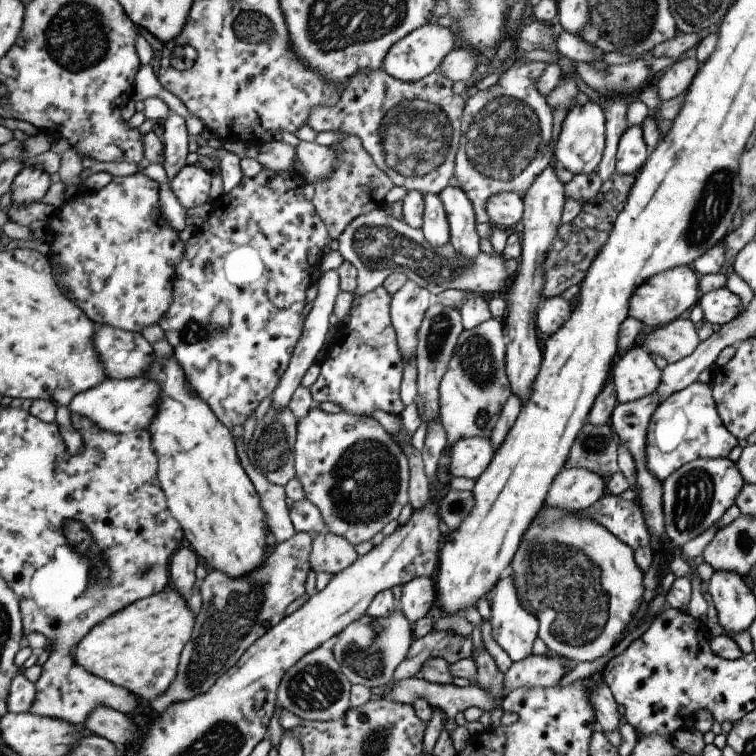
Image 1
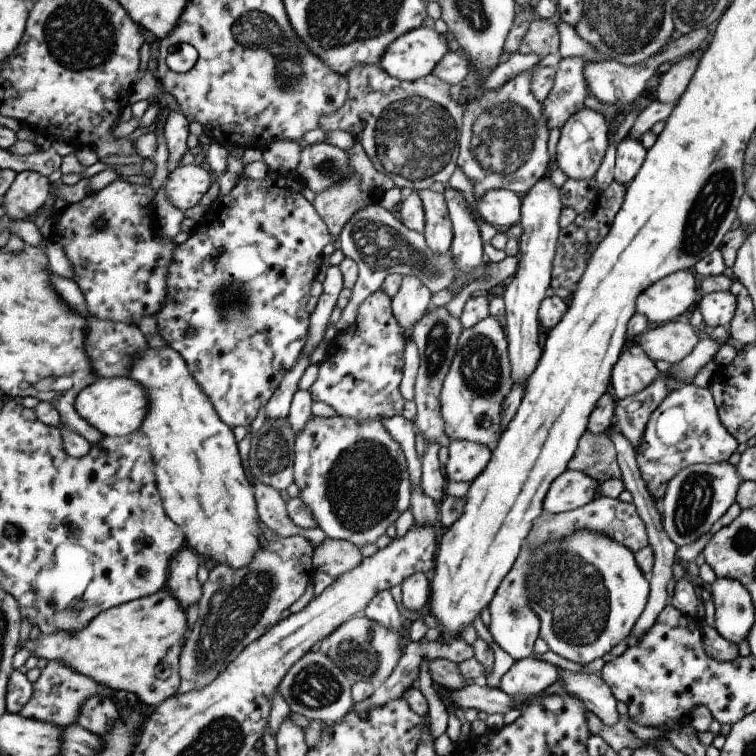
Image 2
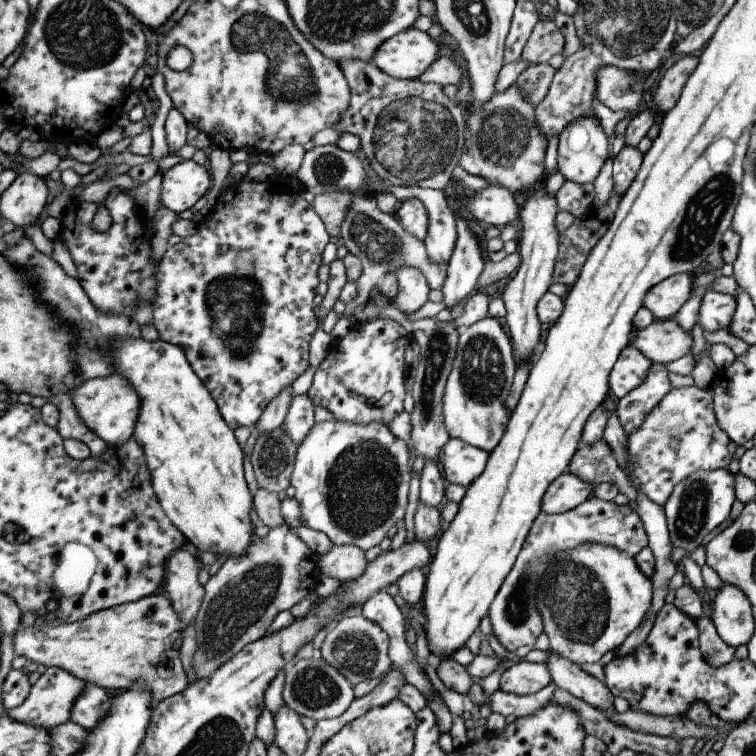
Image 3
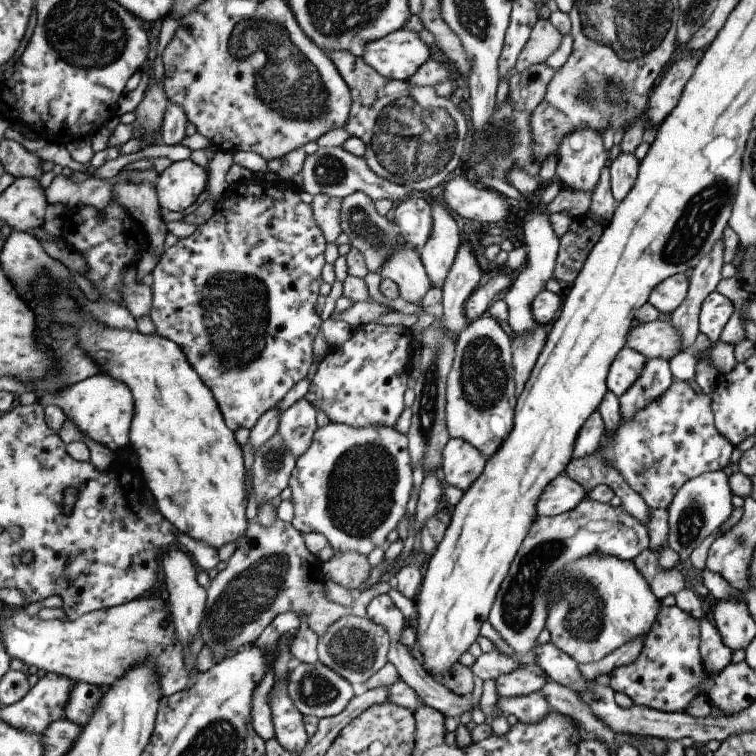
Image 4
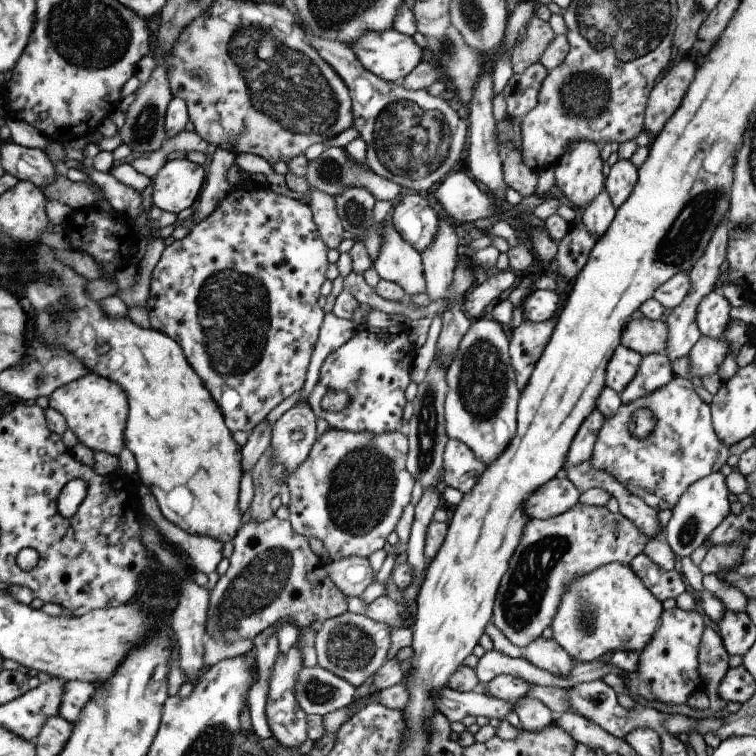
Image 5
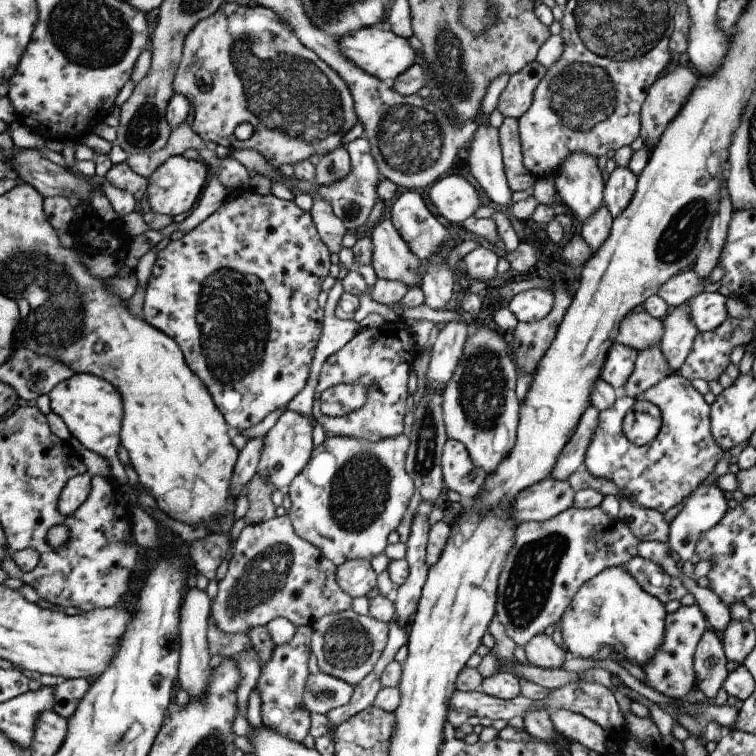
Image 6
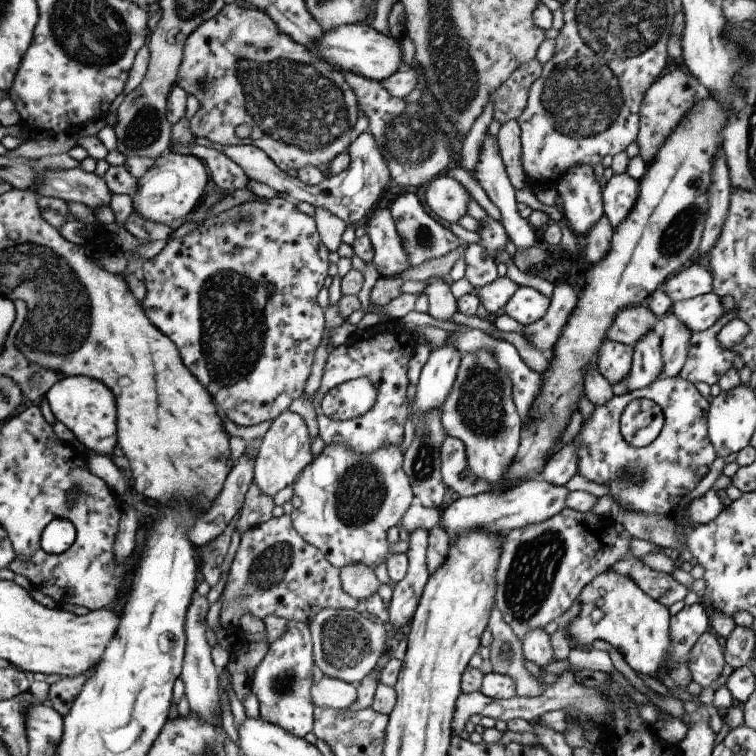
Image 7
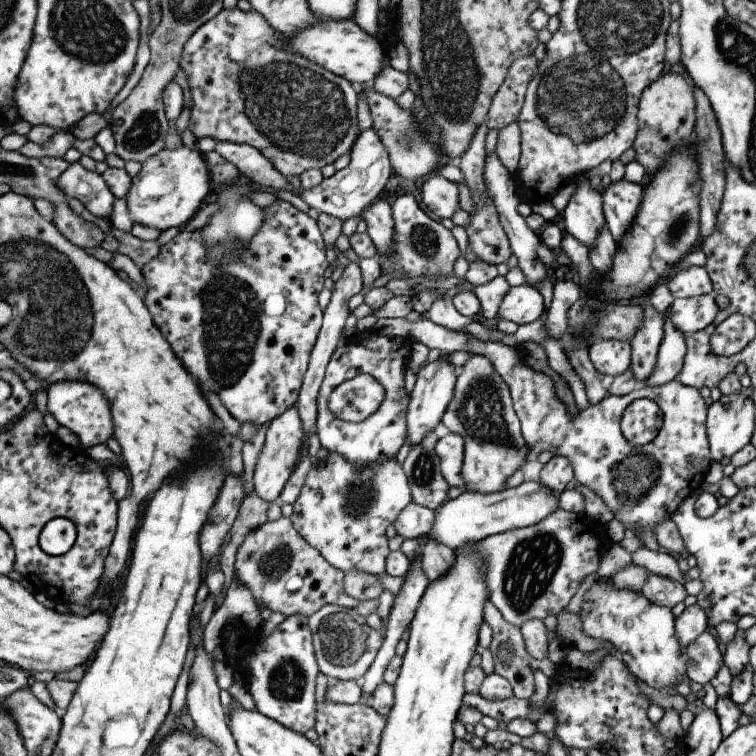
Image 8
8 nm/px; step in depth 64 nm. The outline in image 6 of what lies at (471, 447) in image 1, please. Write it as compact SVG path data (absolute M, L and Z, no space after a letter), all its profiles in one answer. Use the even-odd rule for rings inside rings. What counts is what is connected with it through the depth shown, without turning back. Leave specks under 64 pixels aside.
M447 439L442 446L440 469L444 488L466 499L476 496L485 475L471 462L462 442L455 439Z

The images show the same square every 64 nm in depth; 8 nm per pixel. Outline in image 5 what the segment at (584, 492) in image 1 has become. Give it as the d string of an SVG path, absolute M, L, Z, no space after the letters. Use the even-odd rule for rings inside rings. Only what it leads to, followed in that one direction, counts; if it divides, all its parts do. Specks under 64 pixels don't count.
M558 475L529 495L524 502L524 511L529 519L554 517L575 506L580 494L568 478Z

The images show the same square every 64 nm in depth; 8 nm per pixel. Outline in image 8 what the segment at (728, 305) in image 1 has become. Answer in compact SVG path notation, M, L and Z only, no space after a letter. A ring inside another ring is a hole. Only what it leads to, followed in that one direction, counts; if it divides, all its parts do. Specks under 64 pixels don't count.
M709 292L698 297L673 299L665 315L684 335L699 332L719 310L714 297Z

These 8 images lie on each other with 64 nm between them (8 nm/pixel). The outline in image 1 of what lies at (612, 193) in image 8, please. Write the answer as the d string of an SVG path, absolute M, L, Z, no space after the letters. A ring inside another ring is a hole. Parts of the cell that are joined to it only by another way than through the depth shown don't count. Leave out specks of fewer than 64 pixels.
M628 126L619 137L614 170L619 174L633 174L641 168L649 155L649 149L641 136L641 126Z

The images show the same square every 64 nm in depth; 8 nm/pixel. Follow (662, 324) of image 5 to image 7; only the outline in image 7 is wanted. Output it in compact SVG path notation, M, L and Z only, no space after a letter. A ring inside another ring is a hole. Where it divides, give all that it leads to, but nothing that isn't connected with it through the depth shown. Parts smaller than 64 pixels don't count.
M643 303L637 304L620 310L606 338L633 347L649 331L657 330L658 325L659 319Z

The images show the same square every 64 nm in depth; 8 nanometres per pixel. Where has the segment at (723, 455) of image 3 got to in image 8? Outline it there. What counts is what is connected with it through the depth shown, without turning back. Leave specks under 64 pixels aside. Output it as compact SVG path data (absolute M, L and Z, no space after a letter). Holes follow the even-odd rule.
M377 318L373 330L387 336L407 336L412 342L421 342L430 349L431 354L449 355L450 352L469 352L471 355L485 355L497 371L497 374L508 386L512 407L520 422L520 433L531 454L536 455L548 448L555 448L554 455L563 455L573 467L573 474L577 484L591 489L602 498L603 502L614 512L614 518L623 524L628 535L635 535L643 543L643 548L657 551L658 544L652 533L652 526L660 520L671 518L672 514L685 498L691 498L692 492L701 486L705 474L712 463L708 440L706 437L705 405L696 388L681 384L676 378L659 386L641 386L630 390L626 395L609 395L597 404L589 405L578 410L577 418L571 416L564 404L555 396L553 381L548 375L533 371L526 367L518 357L515 346L506 345L499 341L481 341L467 331L452 331L436 325L428 318L415 322L404 319ZM635 399L649 399L655 402L662 412L662 425L655 438L643 446L631 446L620 431L620 418L623 409Z

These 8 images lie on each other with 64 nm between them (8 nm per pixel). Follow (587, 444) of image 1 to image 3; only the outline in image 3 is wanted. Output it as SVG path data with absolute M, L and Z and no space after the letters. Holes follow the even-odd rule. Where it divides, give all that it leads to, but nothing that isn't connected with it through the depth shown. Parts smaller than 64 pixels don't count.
M602 439L578 446L569 461L567 471L576 474L591 486L601 482L614 484L619 493L627 496L627 506L636 509L635 488L629 484L628 478L616 463L611 449Z

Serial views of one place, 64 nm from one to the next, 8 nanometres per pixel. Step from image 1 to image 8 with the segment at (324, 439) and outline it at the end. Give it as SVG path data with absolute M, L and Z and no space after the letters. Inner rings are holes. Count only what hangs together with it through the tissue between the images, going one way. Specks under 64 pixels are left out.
M329 451L317 466L309 467L288 519L297 534L337 570L365 571L378 578L390 553L385 528L411 502L408 480L395 457L360 465Z

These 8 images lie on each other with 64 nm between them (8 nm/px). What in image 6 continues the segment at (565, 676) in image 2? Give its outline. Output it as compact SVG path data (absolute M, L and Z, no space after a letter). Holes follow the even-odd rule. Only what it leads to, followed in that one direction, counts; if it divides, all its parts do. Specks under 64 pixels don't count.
M543 633L536 634L523 647L529 664L544 669L558 669L569 654L553 643L551 637Z

